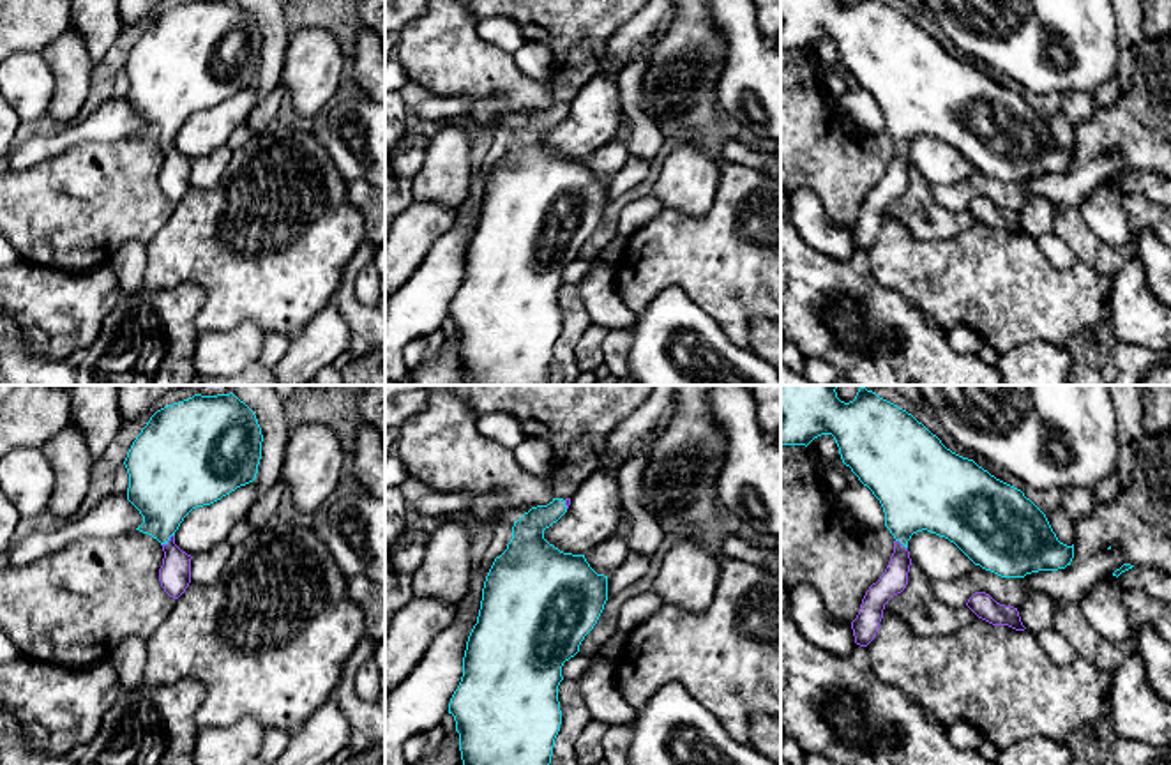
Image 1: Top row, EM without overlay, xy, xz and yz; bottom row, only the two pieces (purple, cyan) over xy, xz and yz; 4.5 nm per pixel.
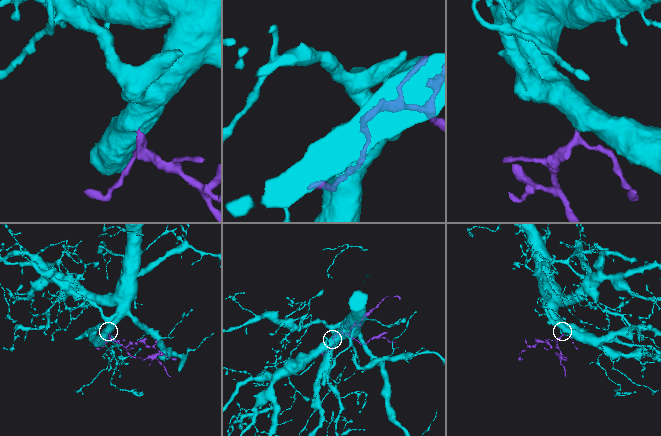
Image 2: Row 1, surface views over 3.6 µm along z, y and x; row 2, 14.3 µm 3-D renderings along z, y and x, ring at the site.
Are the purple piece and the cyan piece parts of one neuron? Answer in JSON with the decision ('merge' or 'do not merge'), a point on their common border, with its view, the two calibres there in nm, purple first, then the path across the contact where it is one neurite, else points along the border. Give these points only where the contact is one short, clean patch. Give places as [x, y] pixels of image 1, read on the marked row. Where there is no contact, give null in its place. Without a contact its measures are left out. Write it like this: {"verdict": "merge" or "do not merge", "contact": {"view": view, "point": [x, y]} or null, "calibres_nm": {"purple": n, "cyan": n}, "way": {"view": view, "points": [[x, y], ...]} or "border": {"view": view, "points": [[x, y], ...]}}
{"verdict": "merge", "contact": {"view": "xy", "point": [168, 541]}, "calibres_nm": {"purple": 140, "cyan": 320}, "way": {"view": "xy", "points": [[175, 573], [175, 559], [168, 541], [165, 486]]}}

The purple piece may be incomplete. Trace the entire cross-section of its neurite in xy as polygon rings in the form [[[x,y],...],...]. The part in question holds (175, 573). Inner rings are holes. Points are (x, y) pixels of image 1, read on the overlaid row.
[[[233,392],[168,405],[132,442],[124,461],[127,500],[143,516],[136,530],[162,546],[159,581],[170,597],[191,583],[193,557],[175,544],[175,532],[193,509],[256,479],[261,442],[254,412]]]

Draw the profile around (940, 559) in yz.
[[[927,530],[911,535],[908,551],[933,581],[963,578],[973,569],[973,562],[954,542]]]

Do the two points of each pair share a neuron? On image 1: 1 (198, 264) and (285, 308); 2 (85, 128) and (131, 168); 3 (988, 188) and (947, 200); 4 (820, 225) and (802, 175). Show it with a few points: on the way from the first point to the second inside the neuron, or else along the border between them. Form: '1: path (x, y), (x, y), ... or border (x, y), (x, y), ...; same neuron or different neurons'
1: path (219, 264), (241, 264), (264, 287); same neuron
2: border (135, 133), (112, 142), (78, 142), (62, 152); different neurons
3: path (977, 186), (970, 186), (958, 195); same neuron
4: border (799, 188), (808, 188), (834, 221); different neurons

